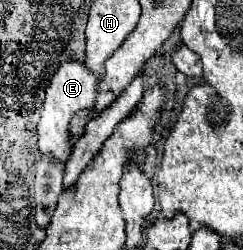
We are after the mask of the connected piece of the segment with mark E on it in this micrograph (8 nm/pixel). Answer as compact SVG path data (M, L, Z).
M63 62L55 76L49 82L45 102L43 102L43 112L41 120L37 124L37 146L43 156L47 156L51 162L67 162L73 152L73 134L69 132L69 122L77 112L89 110L91 114L95 112L95 96L97 96L97 76L93 76L83 64L79 62Z

